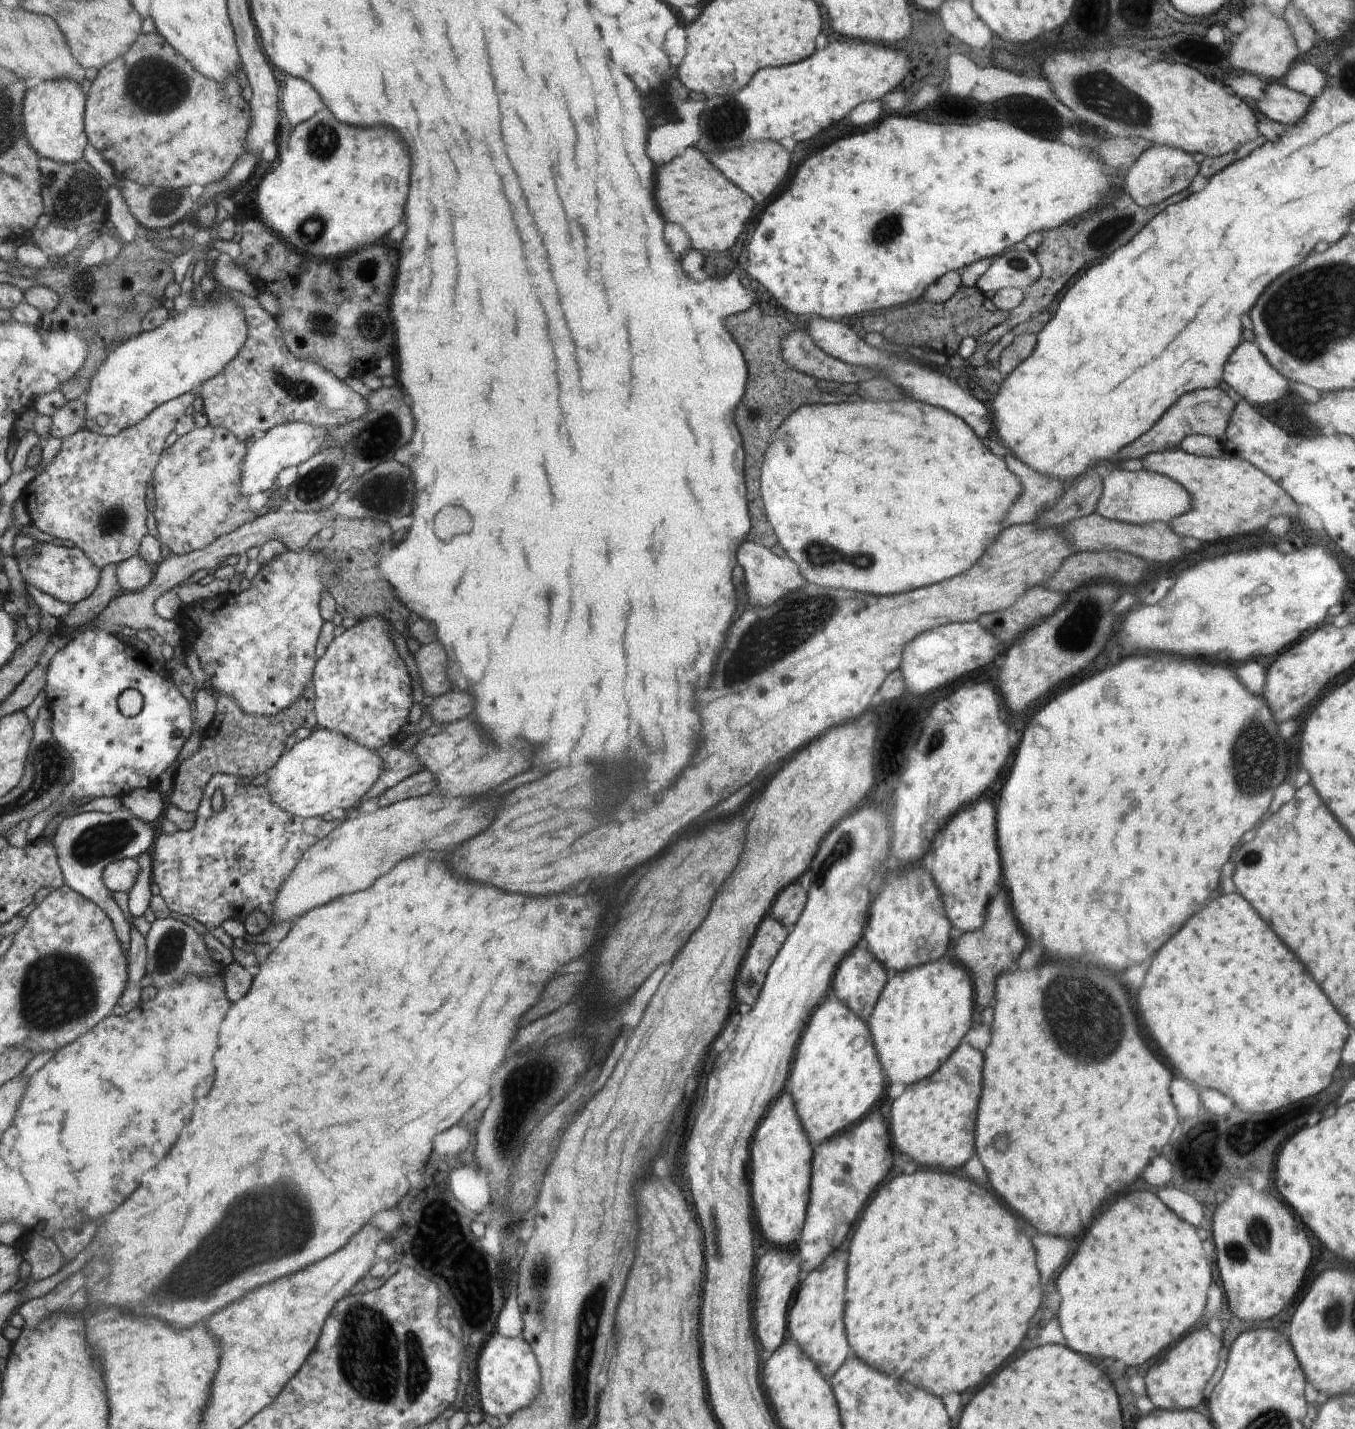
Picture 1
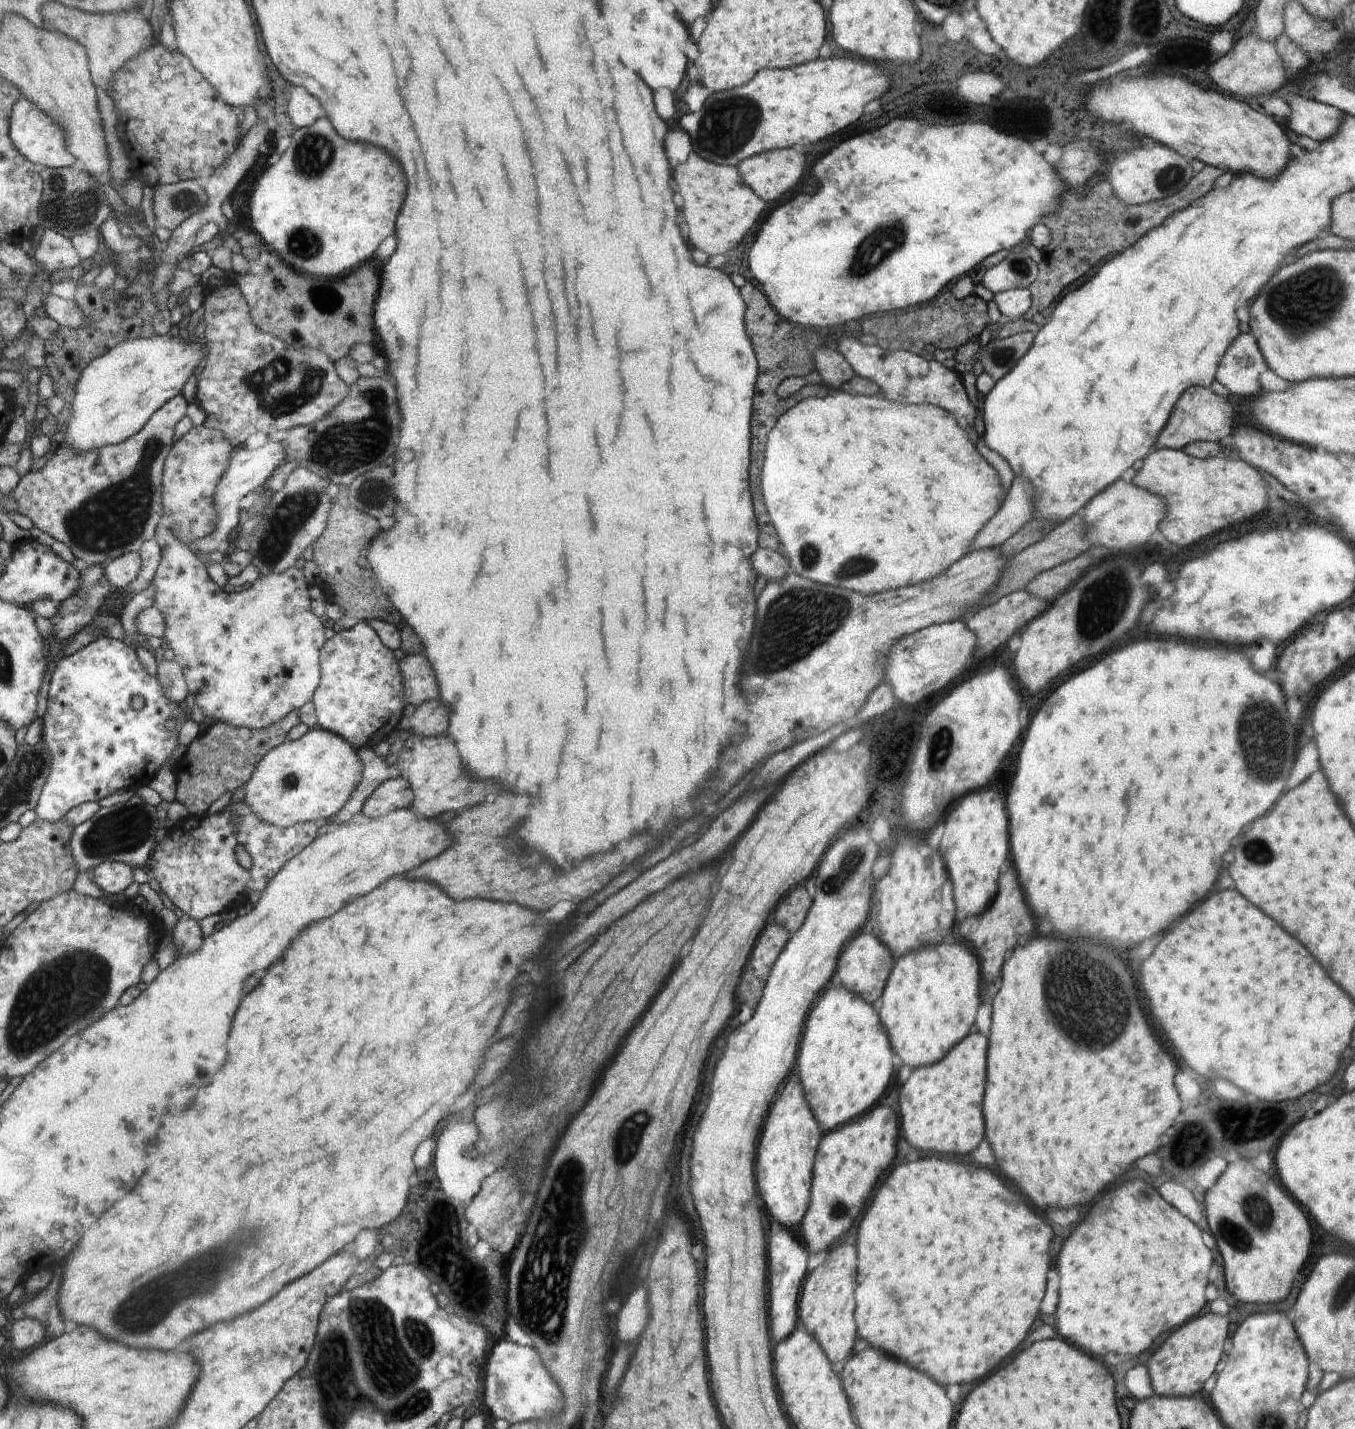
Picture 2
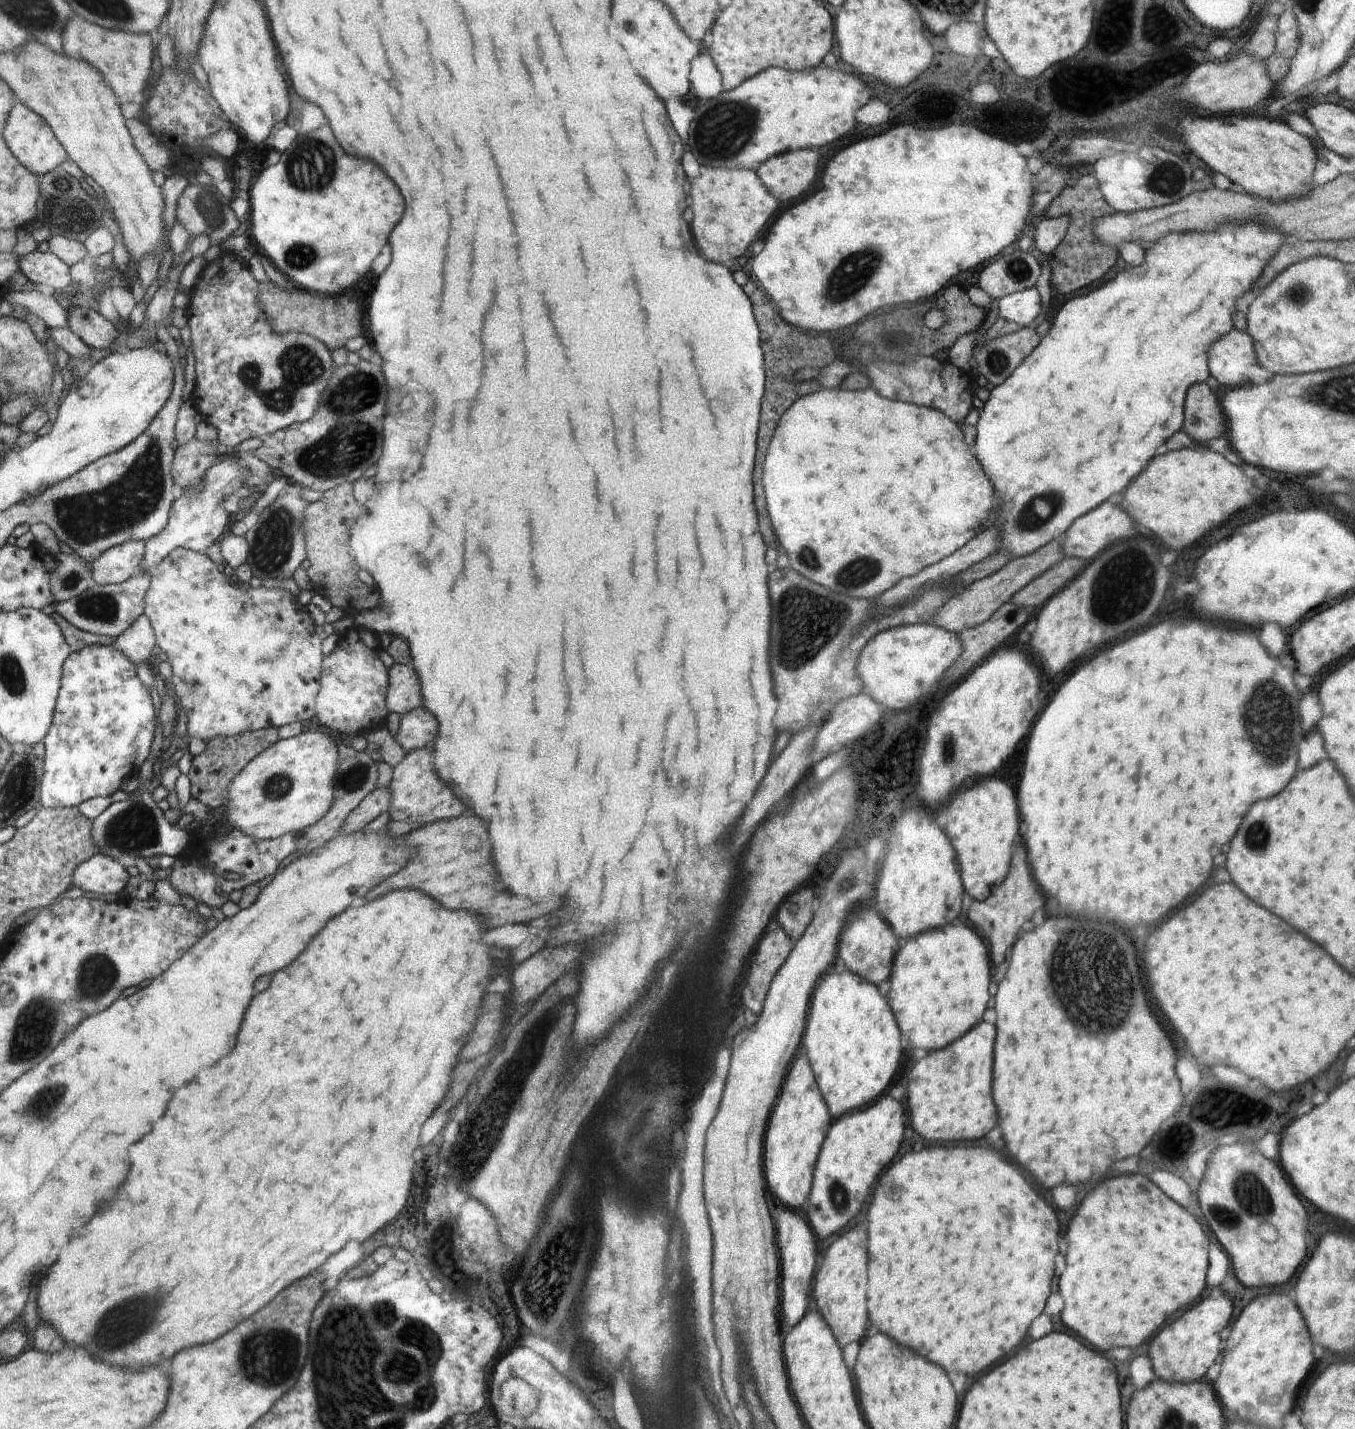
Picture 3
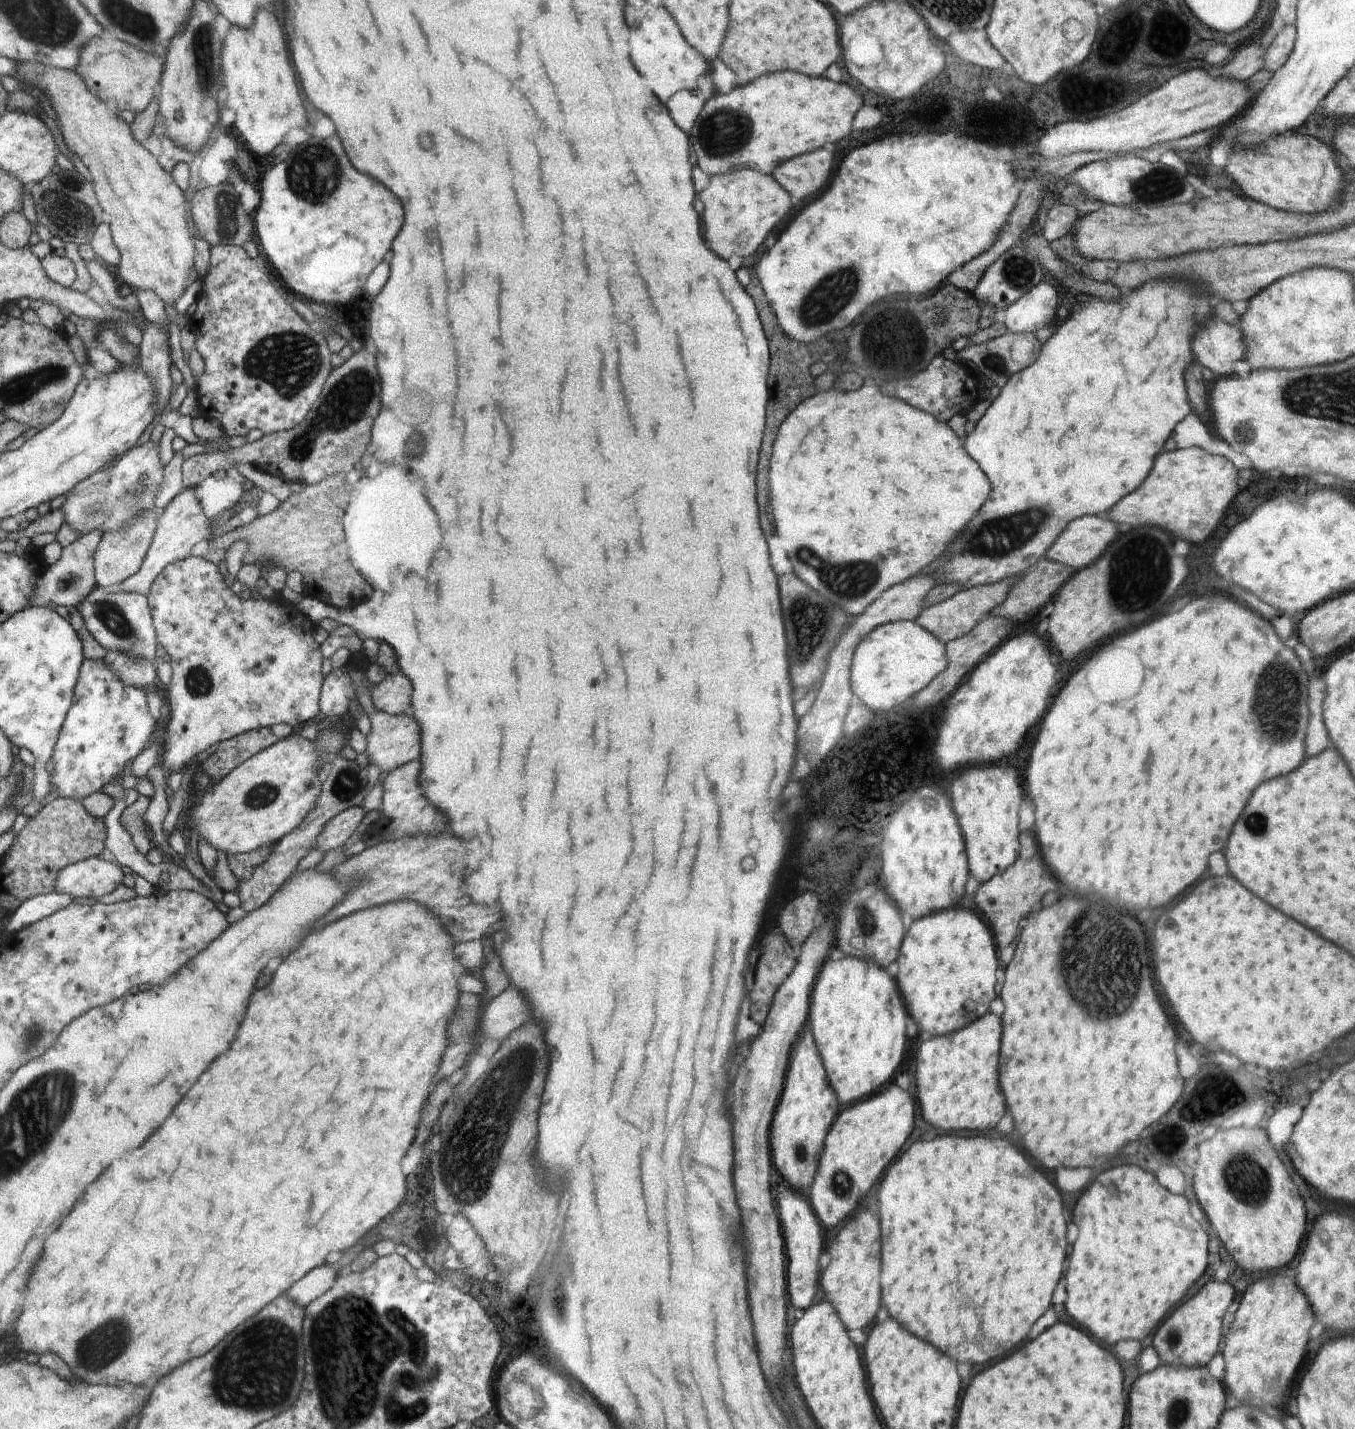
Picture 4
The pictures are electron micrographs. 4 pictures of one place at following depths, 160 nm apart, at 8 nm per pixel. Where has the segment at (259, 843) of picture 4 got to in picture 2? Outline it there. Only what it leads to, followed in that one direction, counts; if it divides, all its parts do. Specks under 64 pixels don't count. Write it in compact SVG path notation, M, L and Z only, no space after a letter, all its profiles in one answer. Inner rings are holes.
M309 729L299 739L286 740L270 751L259 763L250 781L243 787L246 790L245 803L259 816L261 821L272 823L276 826L289 827L298 823L322 823L332 818L350 798L363 773L361 760L351 744L341 735L324 729Z

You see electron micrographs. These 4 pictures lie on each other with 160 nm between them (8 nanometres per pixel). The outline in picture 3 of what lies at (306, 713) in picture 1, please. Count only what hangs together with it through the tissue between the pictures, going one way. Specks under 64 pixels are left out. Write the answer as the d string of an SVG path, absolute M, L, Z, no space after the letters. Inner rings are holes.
M276 727L257 731L244 731L234 737L215 736L206 742L204 752L194 755L192 766L187 773L191 782L191 796L209 808L218 808L227 800L231 783L248 766L249 761L264 752L269 746L280 740Z

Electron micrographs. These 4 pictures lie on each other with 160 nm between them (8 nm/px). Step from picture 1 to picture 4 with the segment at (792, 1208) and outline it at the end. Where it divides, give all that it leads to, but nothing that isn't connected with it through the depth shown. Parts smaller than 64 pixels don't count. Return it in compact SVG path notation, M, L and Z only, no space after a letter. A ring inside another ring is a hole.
M808 1026L801 1041L795 1046L785 1092L782 1093L773 1120L773 1136L770 1137L774 1166L777 1166L780 1178L786 1180L784 1185L802 1192L804 1197L810 1196L810 1186L813 1186L812 1180L816 1180L814 1176L817 1176L816 1170L820 1168L829 1128L842 1109L828 1075L824 1072L825 1065L818 1049L813 1031Z

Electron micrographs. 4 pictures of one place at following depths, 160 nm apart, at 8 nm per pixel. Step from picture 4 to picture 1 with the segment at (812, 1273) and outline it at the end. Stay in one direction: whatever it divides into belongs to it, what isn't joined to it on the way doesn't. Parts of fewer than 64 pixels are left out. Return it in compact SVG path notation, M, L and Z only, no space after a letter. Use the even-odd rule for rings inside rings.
M770 1248L757 1264L757 1273L754 1274L756 1288L754 1305L754 1322L757 1323L758 1340L762 1343L762 1348L768 1352L776 1351L780 1344L784 1342L786 1334L786 1314L790 1296L798 1284L798 1274L800 1274L798 1262L792 1260L790 1250L782 1248Z

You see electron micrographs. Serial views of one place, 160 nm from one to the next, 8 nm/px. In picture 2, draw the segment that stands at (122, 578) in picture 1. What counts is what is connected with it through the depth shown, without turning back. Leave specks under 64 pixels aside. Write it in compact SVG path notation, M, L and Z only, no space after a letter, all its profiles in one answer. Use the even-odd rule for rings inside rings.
M126 553L108 561L104 572L108 582L116 588L128 588L141 572L142 558L139 553Z

